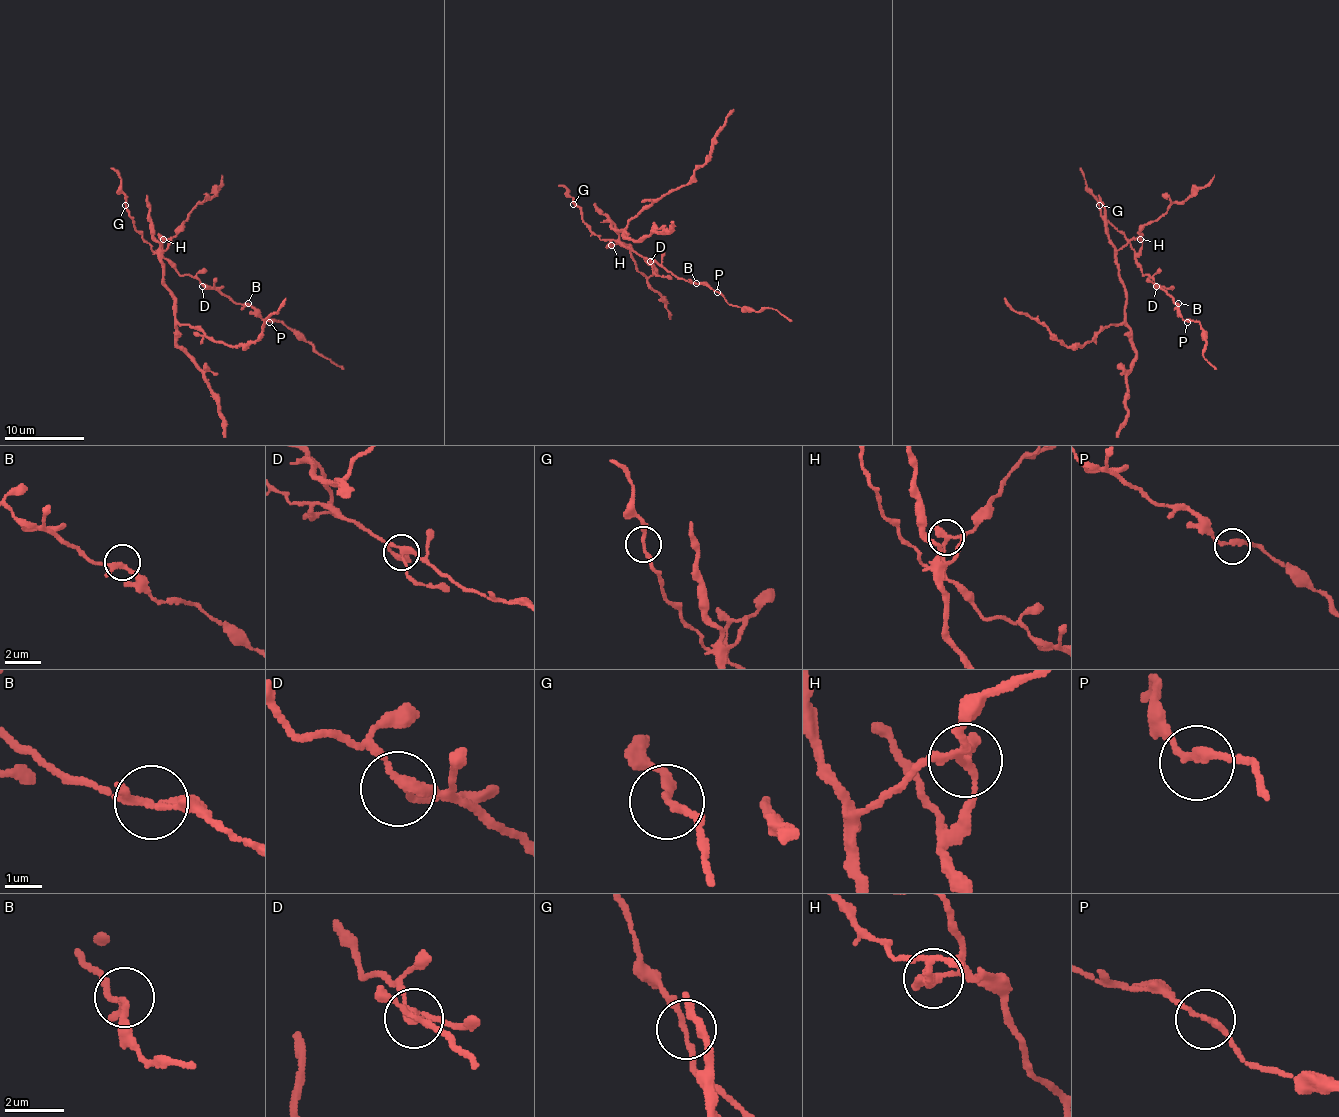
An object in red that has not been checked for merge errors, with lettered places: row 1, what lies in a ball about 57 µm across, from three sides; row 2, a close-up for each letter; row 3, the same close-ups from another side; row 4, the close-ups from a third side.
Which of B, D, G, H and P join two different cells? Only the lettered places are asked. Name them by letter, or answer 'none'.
H

